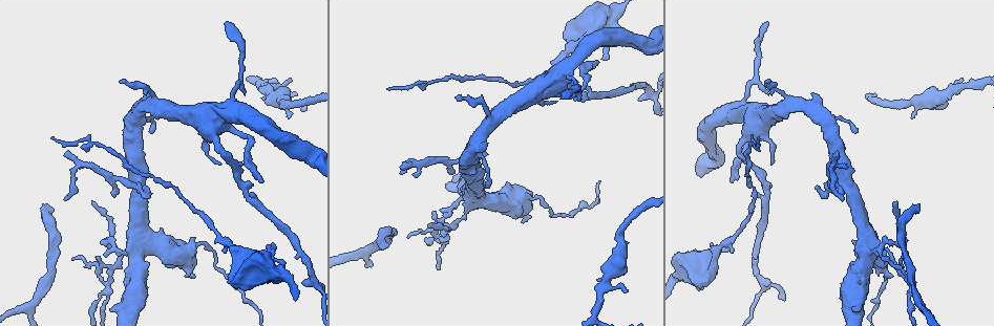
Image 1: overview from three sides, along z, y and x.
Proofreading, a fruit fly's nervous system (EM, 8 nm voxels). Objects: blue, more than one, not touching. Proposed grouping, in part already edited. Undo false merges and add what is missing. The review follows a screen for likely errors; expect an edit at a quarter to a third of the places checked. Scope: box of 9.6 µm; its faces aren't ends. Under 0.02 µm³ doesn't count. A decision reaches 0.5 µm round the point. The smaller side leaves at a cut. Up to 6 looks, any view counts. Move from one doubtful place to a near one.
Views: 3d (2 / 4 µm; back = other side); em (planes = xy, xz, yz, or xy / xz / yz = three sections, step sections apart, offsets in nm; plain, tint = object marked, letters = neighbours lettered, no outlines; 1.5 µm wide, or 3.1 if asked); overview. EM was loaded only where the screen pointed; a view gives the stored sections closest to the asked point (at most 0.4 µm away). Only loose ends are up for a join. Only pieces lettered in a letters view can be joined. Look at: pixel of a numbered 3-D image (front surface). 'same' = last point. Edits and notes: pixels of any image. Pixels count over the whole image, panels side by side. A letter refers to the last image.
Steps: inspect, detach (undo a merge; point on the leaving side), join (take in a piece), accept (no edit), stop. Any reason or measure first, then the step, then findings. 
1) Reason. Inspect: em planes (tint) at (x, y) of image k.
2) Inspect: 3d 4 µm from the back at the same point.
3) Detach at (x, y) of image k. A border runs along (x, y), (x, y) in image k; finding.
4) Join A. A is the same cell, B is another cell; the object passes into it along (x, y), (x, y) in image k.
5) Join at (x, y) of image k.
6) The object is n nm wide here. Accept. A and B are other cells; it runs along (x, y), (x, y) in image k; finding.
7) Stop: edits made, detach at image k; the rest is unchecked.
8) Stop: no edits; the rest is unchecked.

Abrupt turn. Inspect: em planes (letters) at (417, 163) of image 1.

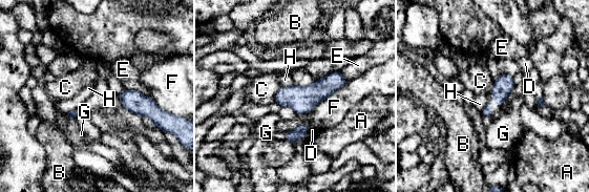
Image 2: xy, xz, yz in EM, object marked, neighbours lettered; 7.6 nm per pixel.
The object is 140 nm wide here. Accept. A, B, C, D, E, F, G and H are other cells; it runs along (342, 82), (307, 98), (277, 100) in image 2; continuous, no second neuron.

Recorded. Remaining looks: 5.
Inspect: 3d 4 µm at (289, 78) of image 1.

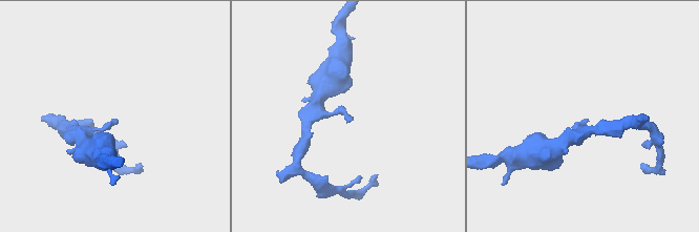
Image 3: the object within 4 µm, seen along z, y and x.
Inspect: em xz step 4 (tint) at (585, 121) of image 3.

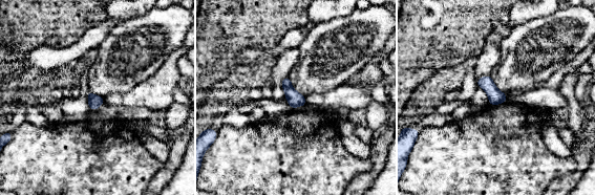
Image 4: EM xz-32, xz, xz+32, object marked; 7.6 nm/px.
Cut it another way. Inspect: em planes (letters) at the same point.

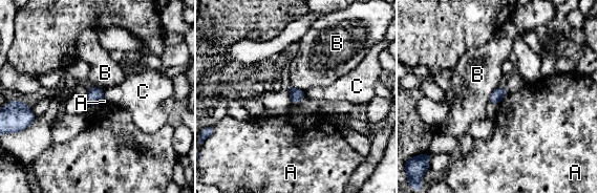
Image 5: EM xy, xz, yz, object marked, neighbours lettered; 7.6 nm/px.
Accept. A, B and C are other cells; a border runs along (497, 87), (490, 95), (488, 102) in image 5; no lettered piece goes on from it.

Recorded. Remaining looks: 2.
Branch stops here. Inspect: 3d 4 µm at (917, 203) of image 1.

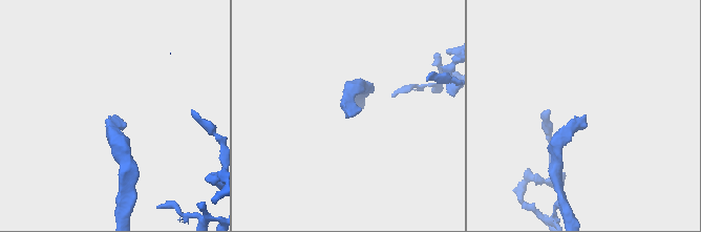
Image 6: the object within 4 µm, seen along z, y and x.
Need the tissue. Inspect: em planes (letters) at (352, 114) of image 6.

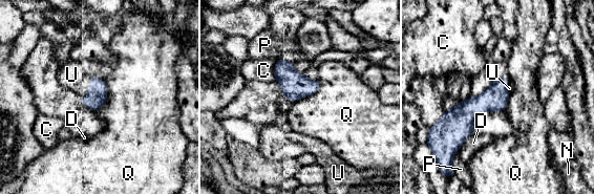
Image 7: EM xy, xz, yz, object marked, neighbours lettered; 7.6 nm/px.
Join U. U is the same cell, C, D, N, P and Q are other cells; the neuron continues.

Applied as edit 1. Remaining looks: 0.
Stop: edits made, join at image 7; the rest is unchecked.

